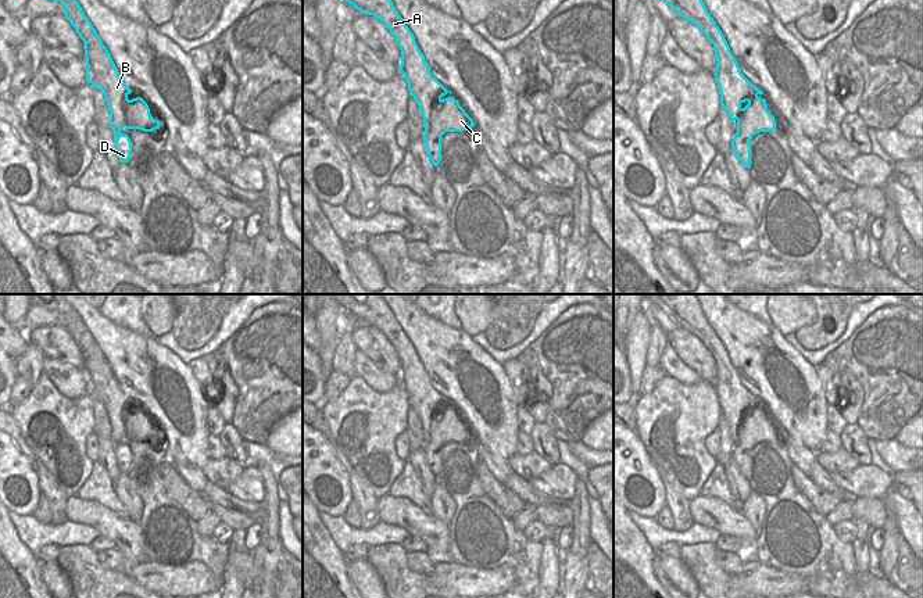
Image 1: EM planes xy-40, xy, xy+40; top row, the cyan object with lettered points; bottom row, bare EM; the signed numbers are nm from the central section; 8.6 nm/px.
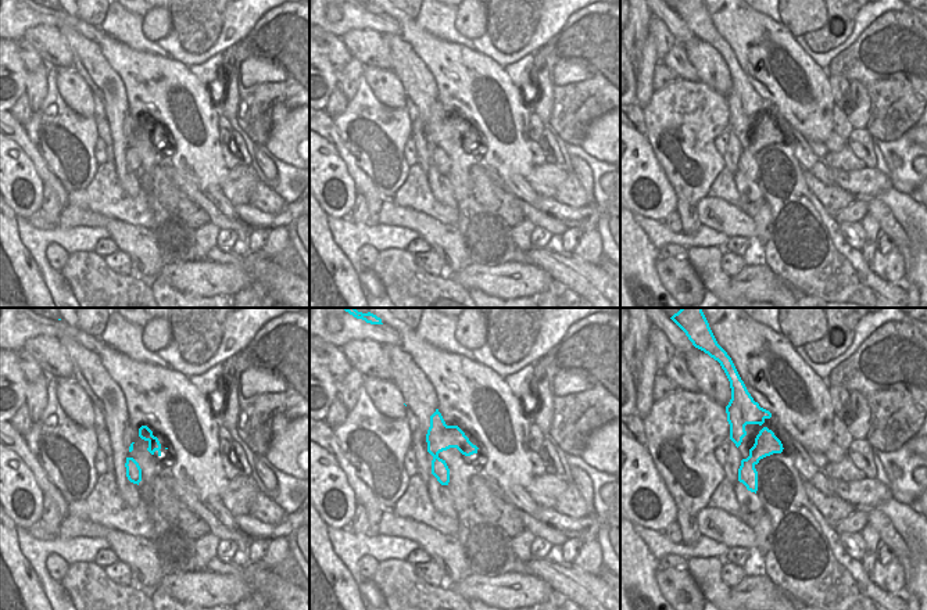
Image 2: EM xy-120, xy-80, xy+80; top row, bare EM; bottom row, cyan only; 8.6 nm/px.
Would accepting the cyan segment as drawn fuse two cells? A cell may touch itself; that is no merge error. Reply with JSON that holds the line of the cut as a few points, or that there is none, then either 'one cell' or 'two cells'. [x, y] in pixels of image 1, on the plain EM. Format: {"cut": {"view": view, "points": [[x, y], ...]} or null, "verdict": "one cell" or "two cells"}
{"cut": {"view": "xy", "points": [[425, 443], [440, 451]]}, "verdict": "two cells"}

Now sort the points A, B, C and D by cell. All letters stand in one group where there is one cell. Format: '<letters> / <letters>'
A B C / D

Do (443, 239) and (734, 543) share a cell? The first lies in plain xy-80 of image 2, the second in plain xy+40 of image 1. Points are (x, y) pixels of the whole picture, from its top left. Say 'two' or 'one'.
two

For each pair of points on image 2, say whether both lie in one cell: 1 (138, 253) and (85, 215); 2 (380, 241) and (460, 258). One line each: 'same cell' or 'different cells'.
1: same cell
2: different cells

